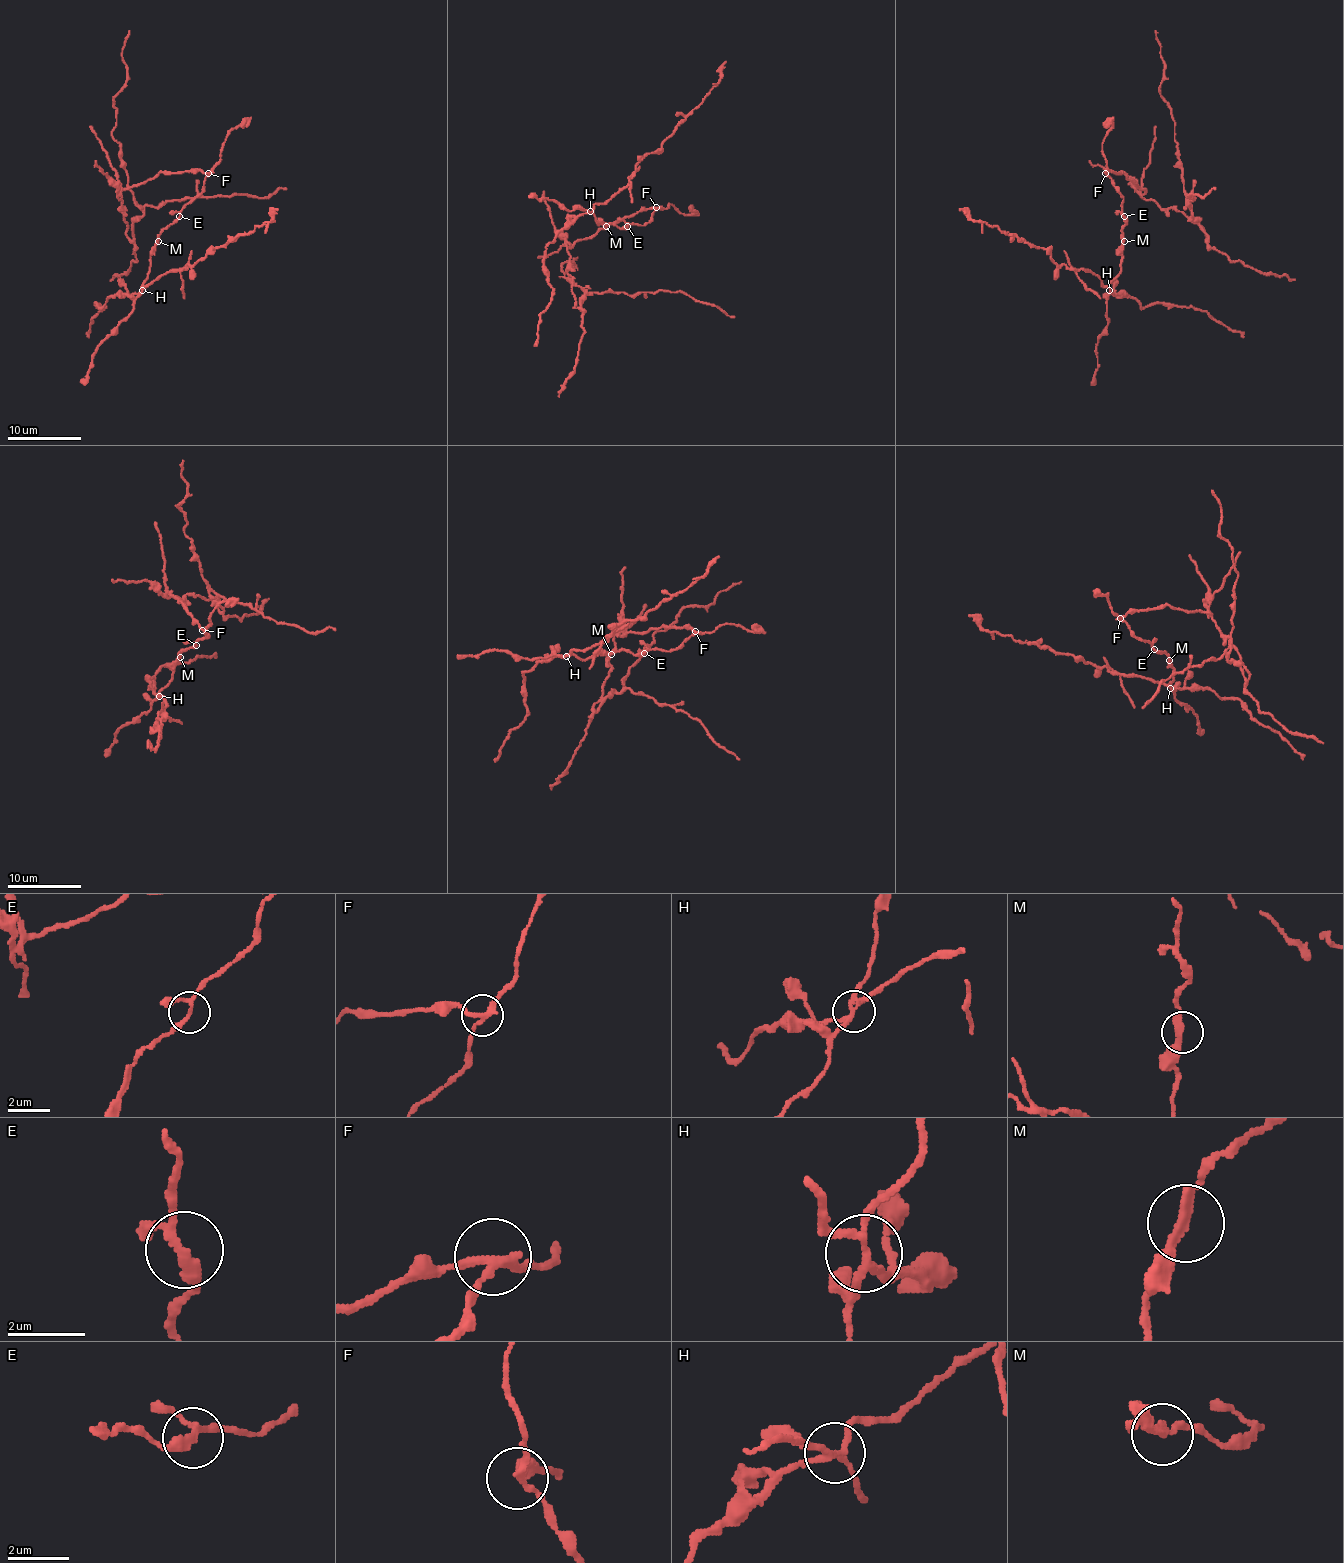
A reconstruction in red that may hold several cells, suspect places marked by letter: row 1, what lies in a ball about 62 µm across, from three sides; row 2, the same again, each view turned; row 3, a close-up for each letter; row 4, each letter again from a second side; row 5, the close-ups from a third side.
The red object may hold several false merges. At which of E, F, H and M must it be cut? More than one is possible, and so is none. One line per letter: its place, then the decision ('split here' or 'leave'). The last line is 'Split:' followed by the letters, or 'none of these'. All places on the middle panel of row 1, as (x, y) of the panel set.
E: place (627, 226); leave
F: place (656, 207); split here
H: place (590, 211); split here
M: place (606, 226); leave
Split: F, H

